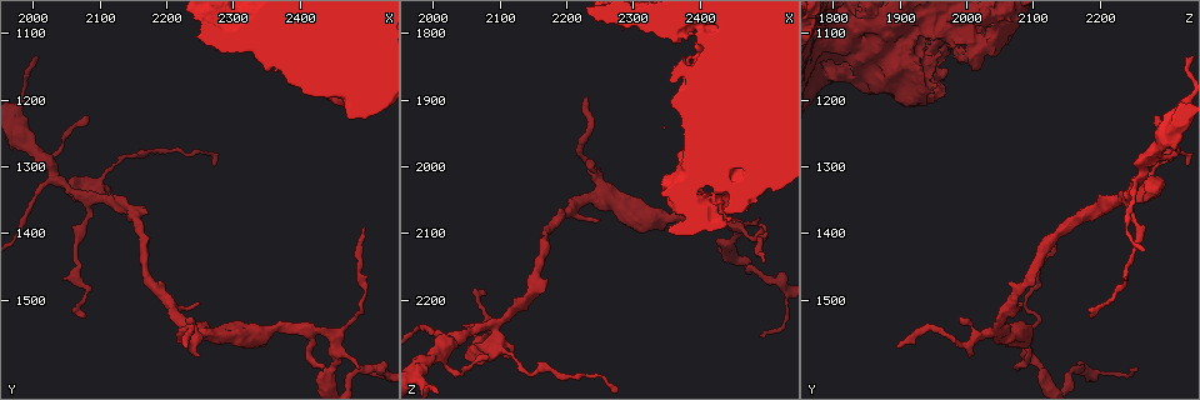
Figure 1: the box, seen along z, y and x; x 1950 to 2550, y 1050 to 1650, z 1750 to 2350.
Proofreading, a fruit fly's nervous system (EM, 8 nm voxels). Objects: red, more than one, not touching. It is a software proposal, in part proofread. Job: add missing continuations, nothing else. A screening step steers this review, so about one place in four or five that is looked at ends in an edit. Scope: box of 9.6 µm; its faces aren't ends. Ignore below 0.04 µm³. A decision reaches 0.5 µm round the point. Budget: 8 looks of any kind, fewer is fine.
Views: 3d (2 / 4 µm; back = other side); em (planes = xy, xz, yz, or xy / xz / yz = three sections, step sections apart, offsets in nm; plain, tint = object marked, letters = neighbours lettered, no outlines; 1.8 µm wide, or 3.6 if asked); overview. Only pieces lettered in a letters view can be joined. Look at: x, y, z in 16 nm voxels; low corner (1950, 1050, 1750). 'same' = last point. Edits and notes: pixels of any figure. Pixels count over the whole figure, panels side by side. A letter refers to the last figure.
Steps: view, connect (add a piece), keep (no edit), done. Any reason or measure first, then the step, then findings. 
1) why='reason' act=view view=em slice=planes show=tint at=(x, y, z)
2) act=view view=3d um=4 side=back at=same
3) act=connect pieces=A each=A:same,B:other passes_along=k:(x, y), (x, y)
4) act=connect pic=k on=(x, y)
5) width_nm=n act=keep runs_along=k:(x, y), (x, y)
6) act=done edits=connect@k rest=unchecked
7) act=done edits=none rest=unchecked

why='an open end' act=view view=3d um=4 at=(2245, 1505, 2075)

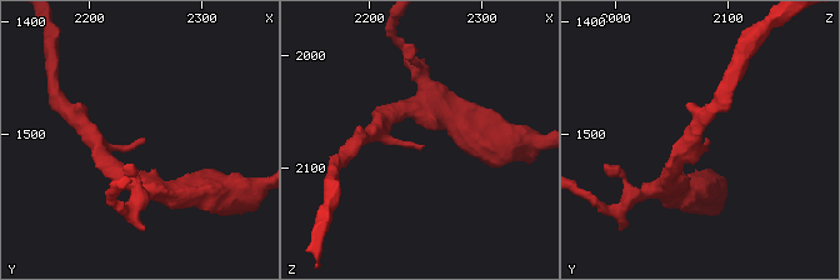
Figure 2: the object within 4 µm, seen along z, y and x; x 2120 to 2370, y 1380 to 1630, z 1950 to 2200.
why='need the tissue' act=view view=em slice=yz step=8 show=letters at=(2250, 1502, 2080)

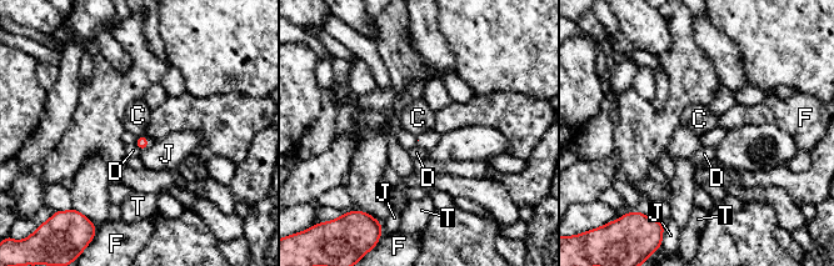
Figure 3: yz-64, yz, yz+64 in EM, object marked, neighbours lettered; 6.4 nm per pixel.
why='cut it another way' act=view view=em slice=planes show=letters at=same

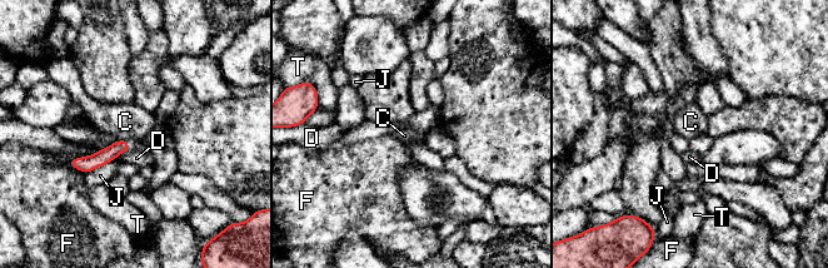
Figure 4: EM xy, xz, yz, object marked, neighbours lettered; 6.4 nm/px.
act=keep each=C:other,D:other,F:other,J:other,T:other runs_along=4:(125, 143), (90, 163), (74, 163) found='none of them fits'

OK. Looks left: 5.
why='abrupt turn' act=view view=em slice=planes show=tint at=(2090, 1350, 2240)

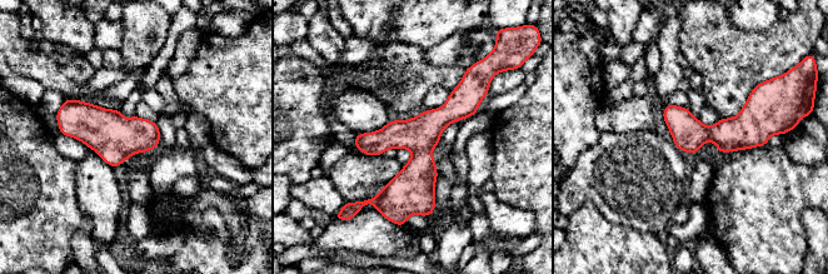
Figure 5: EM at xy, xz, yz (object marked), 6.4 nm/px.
act=view view=em slice=planes show=letters at=same

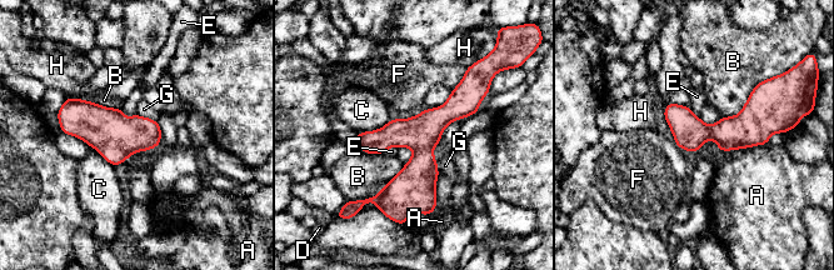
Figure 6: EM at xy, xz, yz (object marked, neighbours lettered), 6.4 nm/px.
width_nm=220 act=keep each=A:other,B:other,C:other,D:other,E:other,F:other,G:other,H:other found='no lettered piece goes on from it'

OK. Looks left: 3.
why='an open end' act=view view=3d um=4 side=back at=(2490, 1600, 2255)

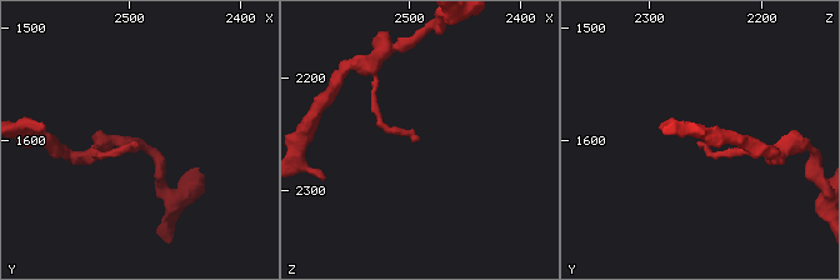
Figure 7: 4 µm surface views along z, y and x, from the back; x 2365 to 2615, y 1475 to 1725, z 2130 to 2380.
why='now the EM' act=view view=em slice=planes show=plain at=(2492, 1604, 2258)

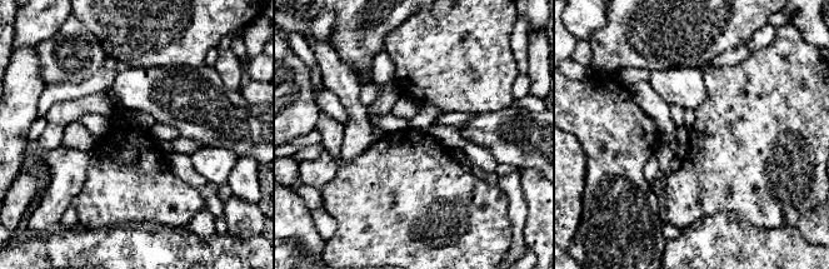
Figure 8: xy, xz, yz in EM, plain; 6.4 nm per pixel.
why='see the neighbours' act=view view=em slice=planes show=letters at=same

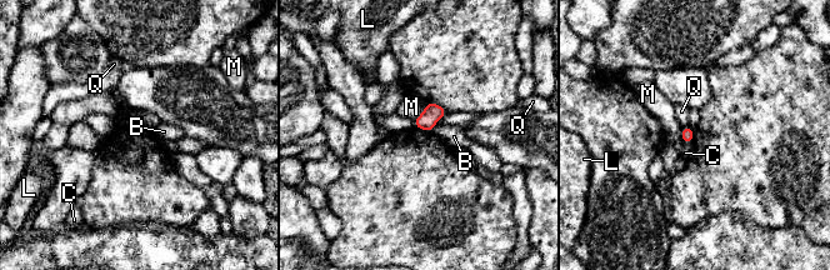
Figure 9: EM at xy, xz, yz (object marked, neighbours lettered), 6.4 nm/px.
longest_contact=M:150nm act=keep each=B:other,C:other,L:other,M:other,Q:other border=9:(684, 141), (690, 143) found='no lettered piece goes on from it'

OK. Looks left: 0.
act=done edits=none rest=unchecked

